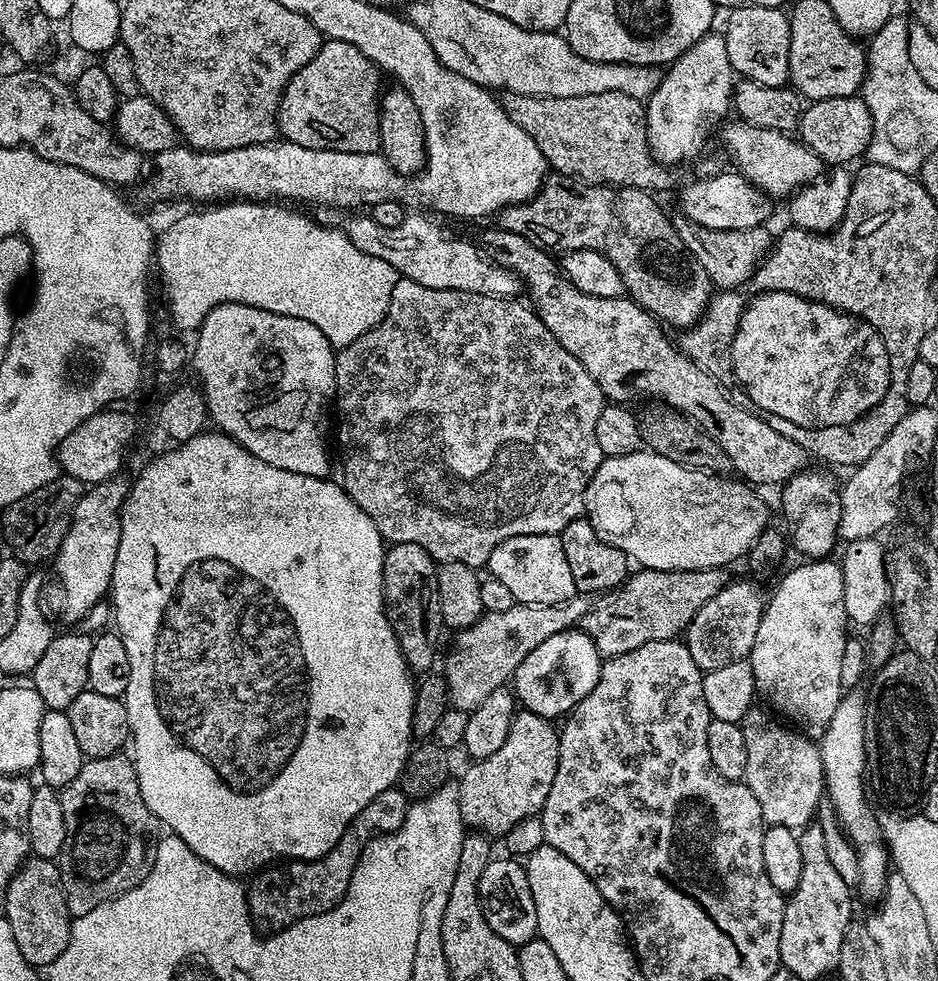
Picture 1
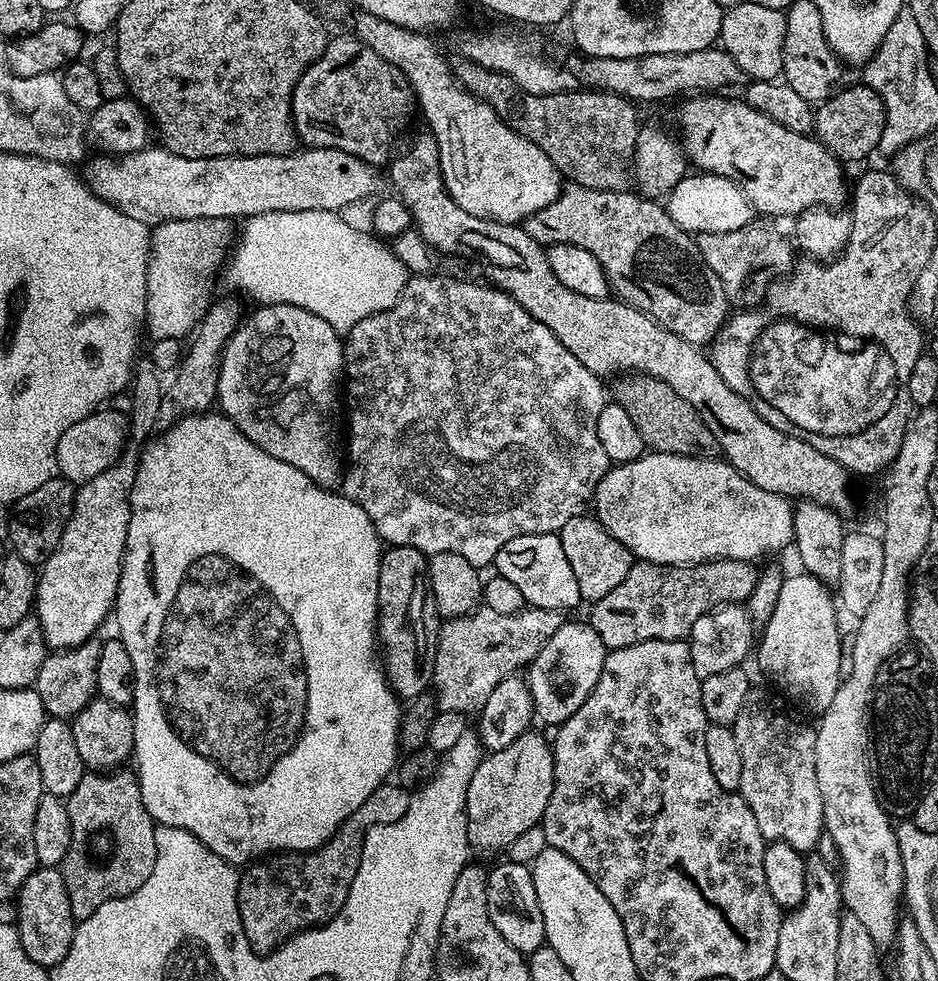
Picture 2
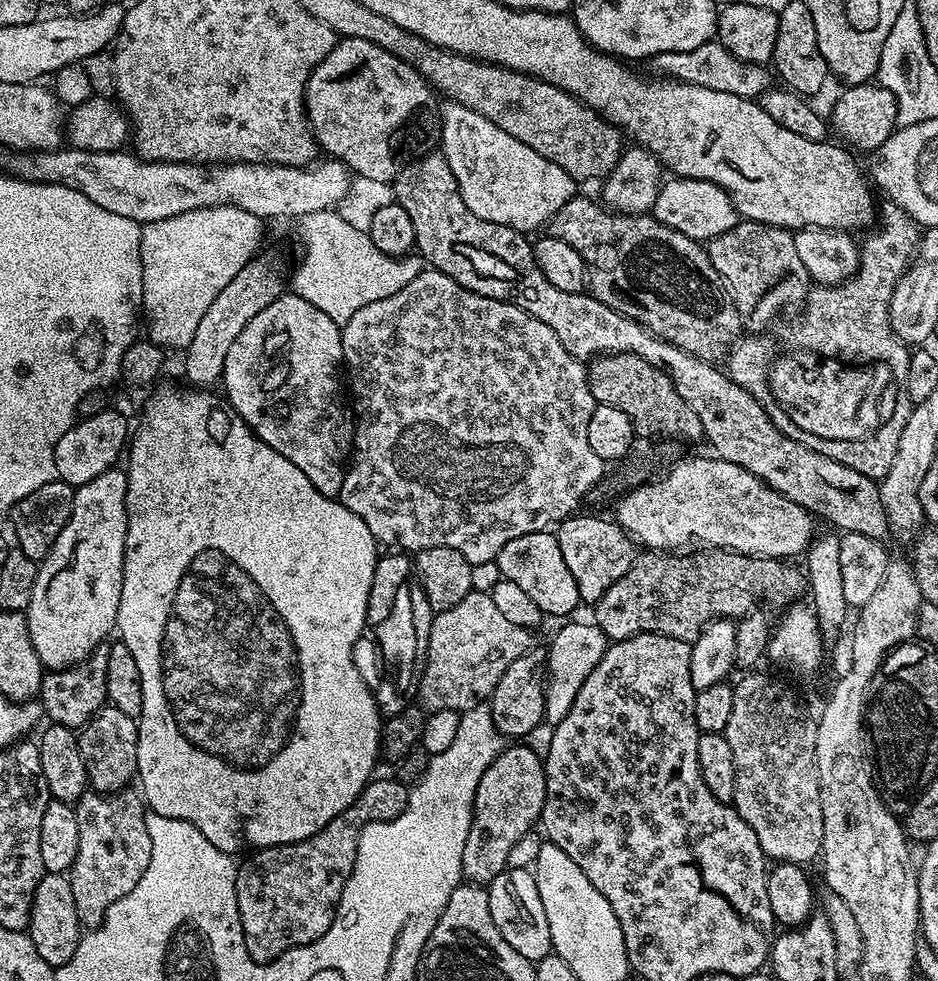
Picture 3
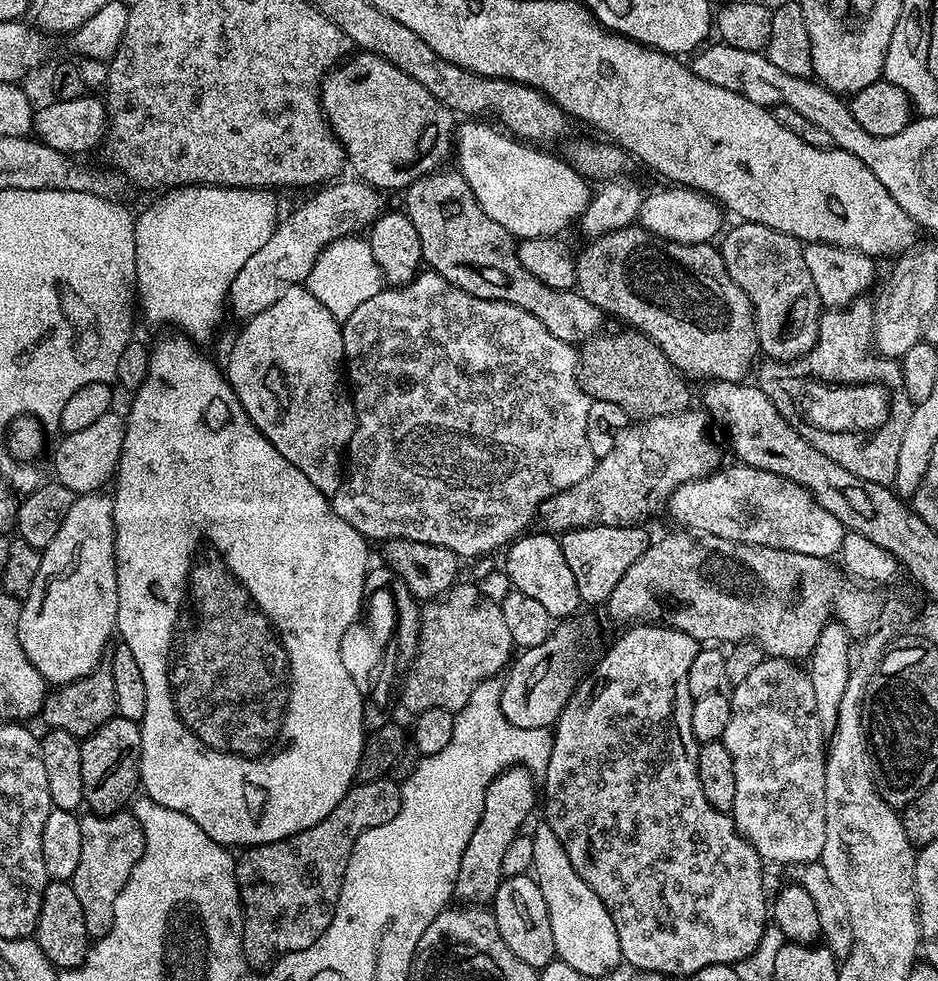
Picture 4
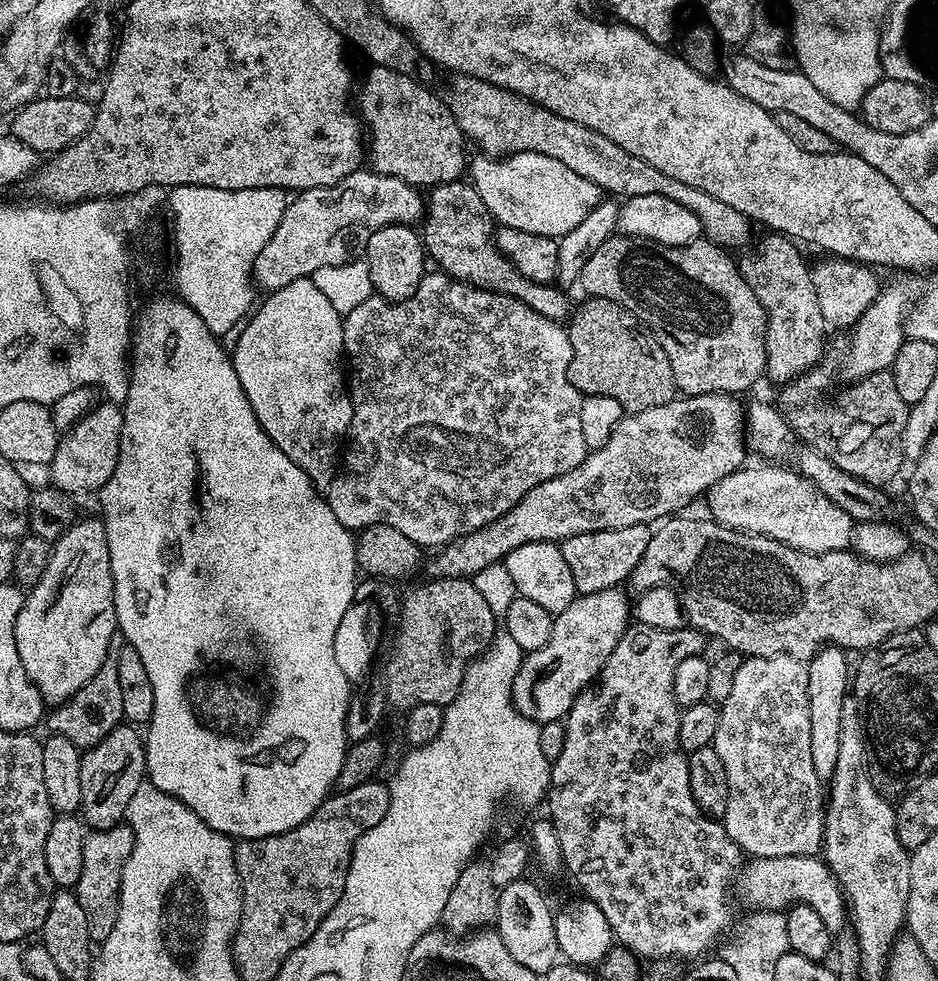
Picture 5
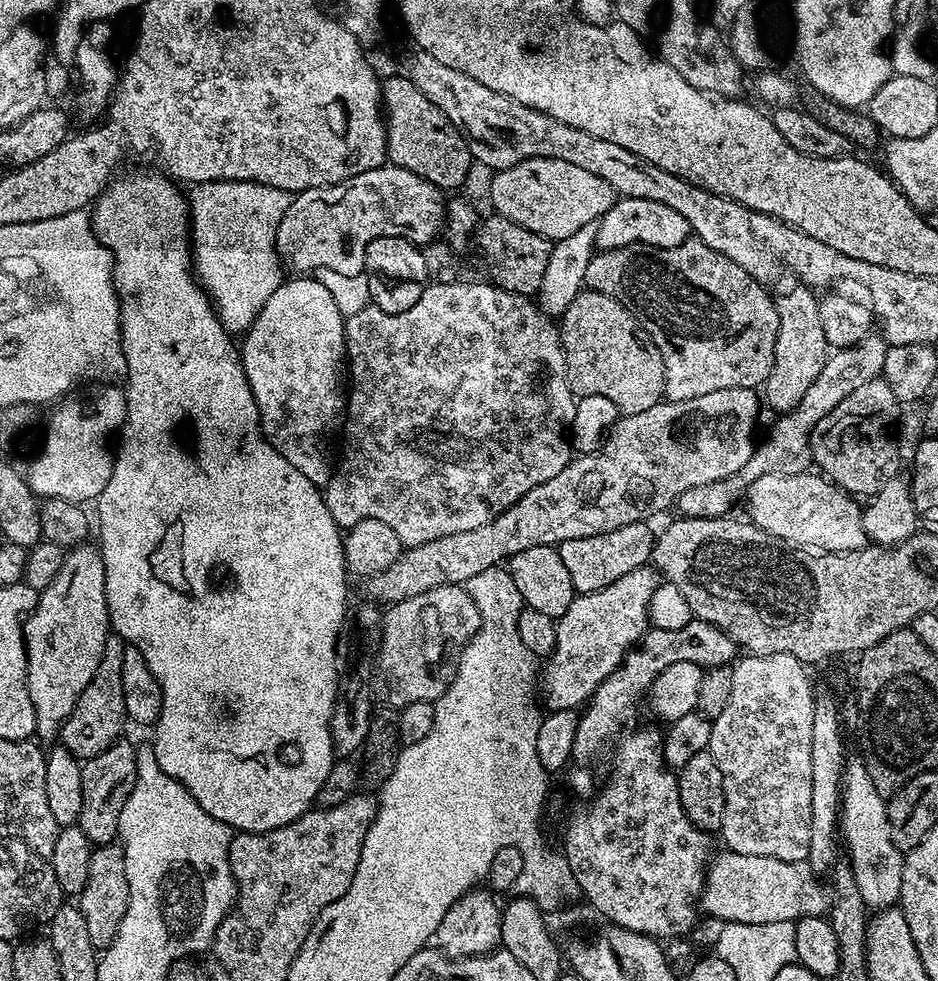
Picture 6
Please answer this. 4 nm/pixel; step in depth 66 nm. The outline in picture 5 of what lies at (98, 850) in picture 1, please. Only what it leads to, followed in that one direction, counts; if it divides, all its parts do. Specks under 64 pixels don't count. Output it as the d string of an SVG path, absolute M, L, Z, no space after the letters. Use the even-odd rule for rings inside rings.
M124 822L106 830L89 831L84 837L82 878L78 878L74 891L78 902L82 902L82 910L86 910L86 930L93 942L103 942L110 938L110 930L114 930L114 922L118 922L122 870L134 850L135 837L132 829Z

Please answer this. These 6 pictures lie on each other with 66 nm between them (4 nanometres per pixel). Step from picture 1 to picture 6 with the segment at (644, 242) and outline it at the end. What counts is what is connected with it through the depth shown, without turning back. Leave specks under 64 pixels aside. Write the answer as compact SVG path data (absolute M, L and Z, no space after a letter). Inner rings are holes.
M689 238L678 246L653 248L651 250L644 246L633 246L630 248L606 248L597 251L593 255L592 261L586 266L584 283L591 291L612 296L615 300L624 304L626 310L630 310L630 314L634 314L634 318L640 323L642 330L646 330L646 334L652 339L654 346L658 346L658 354L662 354L662 362L664 363L663 395L669 400L685 400L686 398L694 398L702 394L710 394L714 390L726 390L727 388L759 389L767 380L770 370L774 366L780 315L776 309L773 293L768 293L764 289L767 287L761 281L754 279L750 274L746 274L746 270L742 270L742 266L738 266L738 262L730 262L730 258L726 258L726 254L718 254L718 250L710 250L710 246L706 246L700 240Z

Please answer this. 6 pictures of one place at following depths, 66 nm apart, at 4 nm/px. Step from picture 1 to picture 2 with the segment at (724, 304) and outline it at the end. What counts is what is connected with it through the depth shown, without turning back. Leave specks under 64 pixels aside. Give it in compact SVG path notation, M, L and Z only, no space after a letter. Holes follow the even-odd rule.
M767 290L761 308L762 314L733 313L725 320L723 327L716 332L710 345L710 359L715 369L718 370L719 376L735 393L750 401L752 408L759 415L764 413L764 404L768 404L768 408L772 408L772 412L776 414L782 412L770 398L766 398L762 394L762 390L758 388L756 378L754 378L754 362L756 362L756 354L758 354L758 348L760 348L764 336L772 328L782 326L782 324L796 326L802 332L814 334L814 336L822 338L824 342L828 342L828 346L832 346L834 350L850 354L850 356L864 354L870 348L884 354L892 366L892 382L890 382L890 392L888 392L890 398L884 400L882 406L878 406L878 412L888 412L892 416L892 408L896 408L896 404L900 404L900 396L909 394L910 376L900 376L900 368L896 368L896 356L892 356L892 352L888 352L888 344L884 344L884 340L880 340L880 336L876 336L876 332L872 332L872 336L868 336L868 332L852 332L852 328L844 328L844 324L828 324L828 320L824 320L824 324L816 324L816 320L800 320L800 316L796 316L796 312L792 312L792 308L796 308L796 304L772 304L772 293Z

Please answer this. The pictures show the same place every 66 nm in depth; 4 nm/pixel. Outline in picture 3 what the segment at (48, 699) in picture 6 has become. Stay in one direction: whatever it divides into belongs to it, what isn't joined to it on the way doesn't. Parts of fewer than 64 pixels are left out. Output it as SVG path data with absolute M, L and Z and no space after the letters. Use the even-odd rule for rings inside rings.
M113 466L76 488L66 526L58 534L54 546L37 565L35 584L31 588L31 598L26 601L24 613L31 645L34 646L41 664L49 671L80 664L97 645L108 638L106 636L115 627L118 602L121 601L128 525L128 512L125 510L128 476L125 469L118 469L119 467Z

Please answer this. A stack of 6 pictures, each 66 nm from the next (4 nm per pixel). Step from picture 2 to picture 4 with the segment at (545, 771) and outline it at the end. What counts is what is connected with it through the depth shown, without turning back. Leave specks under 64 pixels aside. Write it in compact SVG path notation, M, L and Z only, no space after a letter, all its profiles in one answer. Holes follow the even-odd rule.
M519 766L508 768L492 779L484 791L484 805L478 826L474 826L474 834L470 834L470 842L466 842L460 855L454 893L457 901L468 906L488 906L493 903L495 892L505 878L502 874L502 857L506 854L506 846L510 846L510 842L521 835L523 828L520 827L535 804L537 807L538 784L528 769Z

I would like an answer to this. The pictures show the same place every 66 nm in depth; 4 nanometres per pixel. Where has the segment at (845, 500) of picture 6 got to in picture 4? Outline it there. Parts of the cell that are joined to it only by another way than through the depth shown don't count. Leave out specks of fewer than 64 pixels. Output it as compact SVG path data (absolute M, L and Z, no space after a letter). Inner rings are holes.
M739 462L733 465L733 468L721 466L708 476L686 482L672 492L666 511L680 523L677 525L696 534L714 534L718 538L726 538L734 542L761 544L807 556L832 558L839 553L840 543L846 535L842 522L838 522L838 518L834 518L834 514L823 508L802 486L778 474L770 474L766 470L751 468Z

